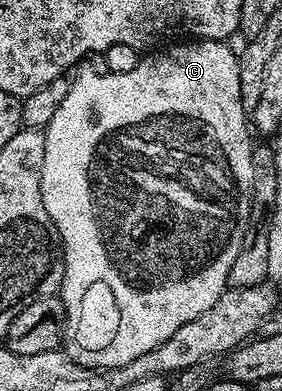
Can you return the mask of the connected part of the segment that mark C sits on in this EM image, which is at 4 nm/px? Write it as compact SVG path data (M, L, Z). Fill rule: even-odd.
M183 40L168 45L171 46L168 50L156 49L151 52L156 54L148 53L140 57L131 72L98 74L95 70L87 70L84 74L74 75L69 96L61 100L57 112L53 112L53 120L49 120L45 128L41 200L45 200L45 212L49 212L51 222L63 242L61 297L65 320L61 346L67 357L77 364L88 366L90 370L117 368L129 364L129 360L137 360L137 356L145 356L145 352L153 352L153 348L165 344L165 340L169 340L169 336L173 336L181 324L189 324L189 320L197 320L201 312L209 312L223 291L228 289L229 268L233 268L233 260L237 260L237 248L241 248L251 211L253 134L249 129L248 111L241 104L239 56L227 45L223 40Z

